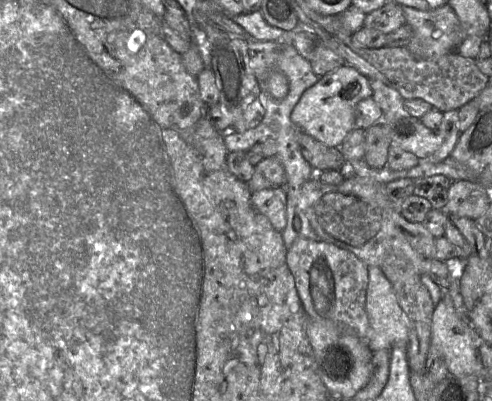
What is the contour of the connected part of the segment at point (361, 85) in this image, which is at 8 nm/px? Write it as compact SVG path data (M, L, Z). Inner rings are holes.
M344 64L321 76L315 85L304 92L291 114L292 123L326 146L340 148L355 127L357 104L372 97L372 93L370 80L355 68Z

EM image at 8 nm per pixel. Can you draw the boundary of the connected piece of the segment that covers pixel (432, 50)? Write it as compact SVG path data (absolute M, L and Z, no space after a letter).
M447 4L428 11L409 6L402 6L402 9L406 24L410 25L413 30L411 40L406 47L415 58L434 59L451 51L457 51L457 47L463 39L459 35L459 20L452 7Z

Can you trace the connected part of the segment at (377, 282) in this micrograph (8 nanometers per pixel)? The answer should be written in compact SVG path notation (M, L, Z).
M368 267L369 282L367 288L366 311L370 324L368 346L372 352L391 349L397 343L406 343L408 347L410 321L400 306L391 282L381 267Z

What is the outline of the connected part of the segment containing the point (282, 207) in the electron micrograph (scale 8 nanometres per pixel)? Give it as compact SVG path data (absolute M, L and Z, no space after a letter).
M285 187L264 189L252 194L257 211L270 221L275 230L282 233L287 224L287 191Z

